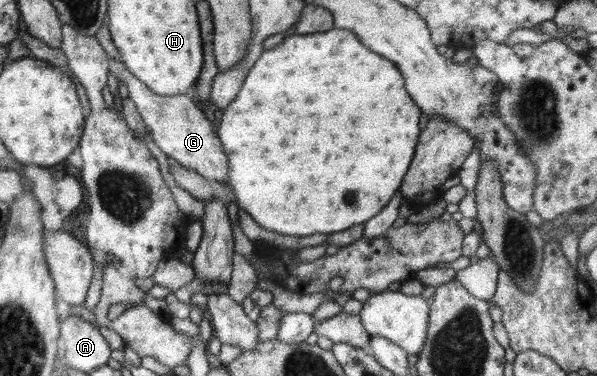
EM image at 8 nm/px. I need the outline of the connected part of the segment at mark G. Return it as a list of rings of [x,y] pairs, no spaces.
[[[109,59],[109,74],[125,83],[128,98],[135,102],[139,114],[146,124],[146,128],[153,136],[153,142],[165,152],[168,157],[174,158],[185,168],[194,170],[207,180],[224,182],[228,180],[228,160],[218,137],[217,131],[211,121],[205,117],[204,112],[193,102],[191,94],[177,96],[159,96],[150,88],[144,86],[129,70],[125,64],[116,59]]]

